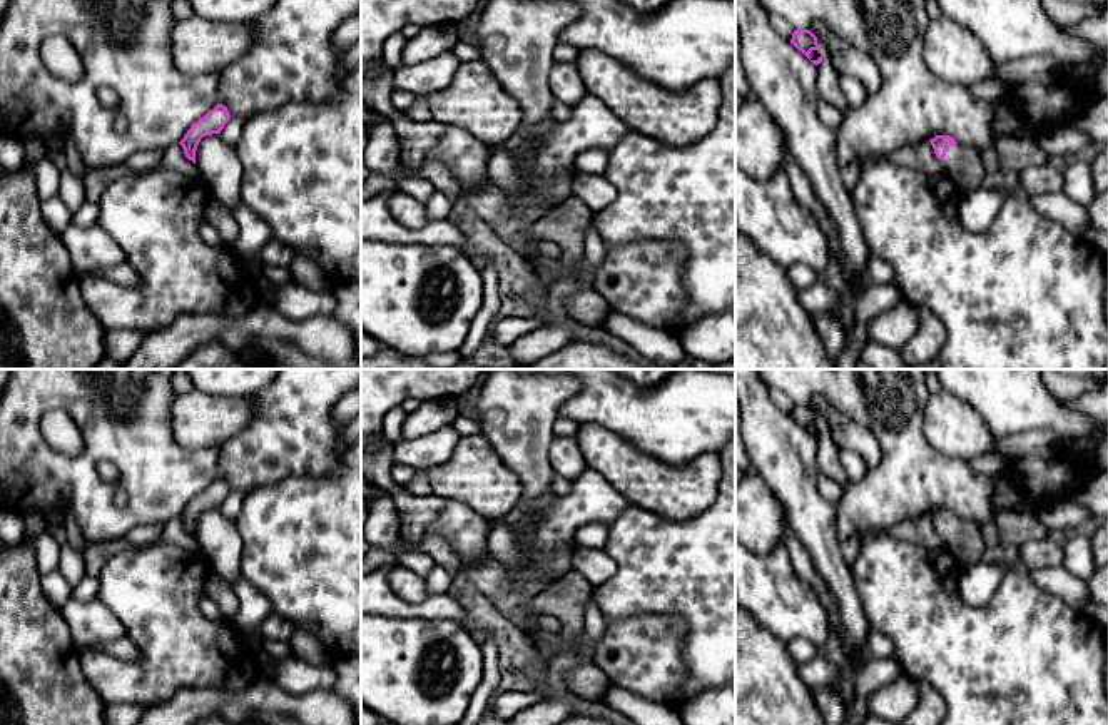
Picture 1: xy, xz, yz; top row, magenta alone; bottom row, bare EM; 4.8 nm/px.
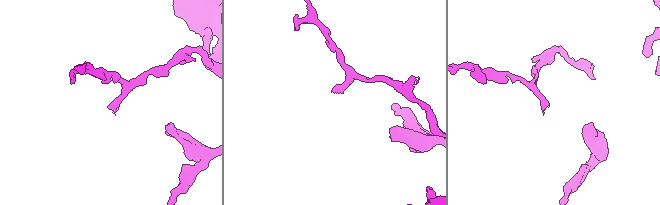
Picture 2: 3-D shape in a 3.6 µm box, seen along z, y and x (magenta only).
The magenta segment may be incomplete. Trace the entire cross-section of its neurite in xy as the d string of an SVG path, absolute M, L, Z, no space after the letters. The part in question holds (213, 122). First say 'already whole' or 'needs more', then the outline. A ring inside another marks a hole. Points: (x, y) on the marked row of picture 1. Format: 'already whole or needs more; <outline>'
already whole; M217 104L202 119L191 125L184 139L179 142L189 160L196 164L196 150L202 137L221 134L224 125L229 122L231 114L226 105Z

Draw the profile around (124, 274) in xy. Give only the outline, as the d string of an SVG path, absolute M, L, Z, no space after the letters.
M125 261L115 267L104 269L100 272L80 272L82 276L99 276L102 279L112 281L120 286L127 287L139 287L142 284L139 274L134 271L134 267Z

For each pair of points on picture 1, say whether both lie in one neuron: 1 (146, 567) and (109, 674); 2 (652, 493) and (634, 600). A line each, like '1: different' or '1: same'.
1: same
2: different

